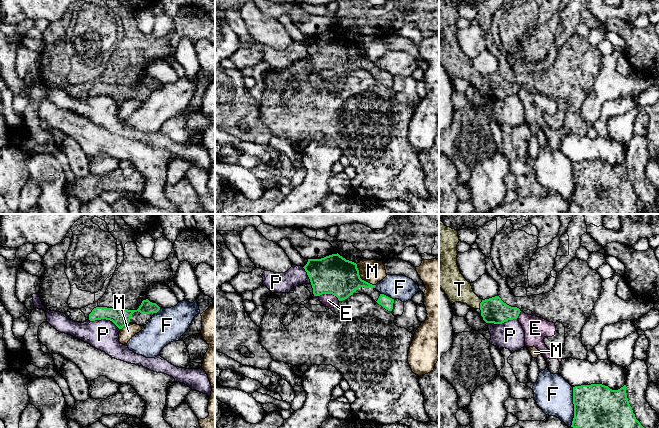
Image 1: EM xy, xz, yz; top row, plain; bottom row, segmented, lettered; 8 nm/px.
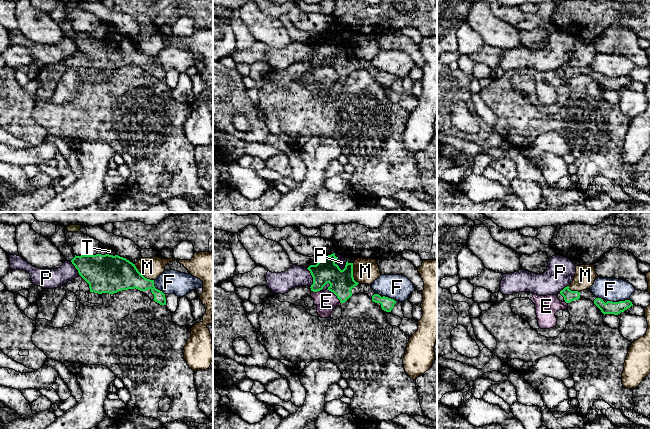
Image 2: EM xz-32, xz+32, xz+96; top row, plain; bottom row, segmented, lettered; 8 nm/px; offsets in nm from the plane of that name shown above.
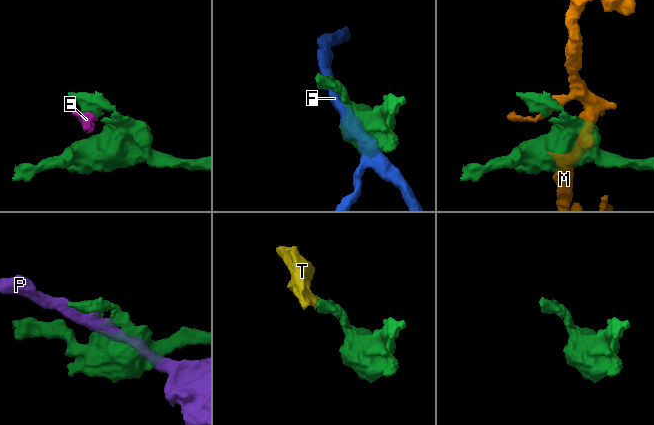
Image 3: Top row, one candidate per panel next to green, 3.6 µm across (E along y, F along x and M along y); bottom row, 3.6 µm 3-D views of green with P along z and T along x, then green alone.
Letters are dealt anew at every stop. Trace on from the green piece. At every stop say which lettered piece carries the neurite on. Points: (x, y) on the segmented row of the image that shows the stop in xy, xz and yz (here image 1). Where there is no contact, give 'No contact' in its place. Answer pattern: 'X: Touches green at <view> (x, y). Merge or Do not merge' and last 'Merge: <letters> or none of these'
E: Touches green at xz (329, 293). Do not merge
F: Touches green at yz (574, 407). Do not merge
M: Touches green at xz (360, 278). Do not merge
P: Touches green at xy (105, 318). Do not merge
T: Touches green at yz (480, 304). Merge
Merge: T

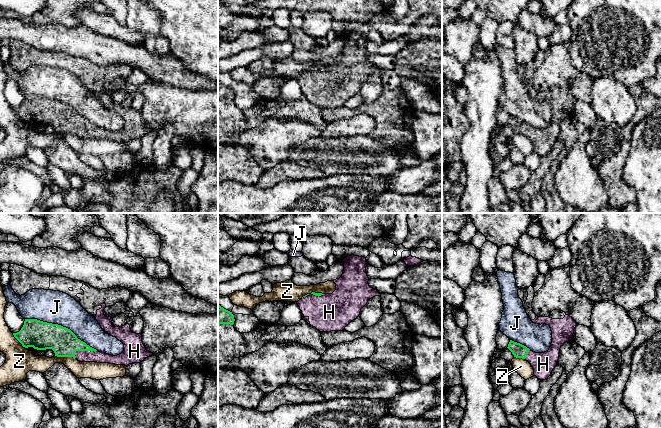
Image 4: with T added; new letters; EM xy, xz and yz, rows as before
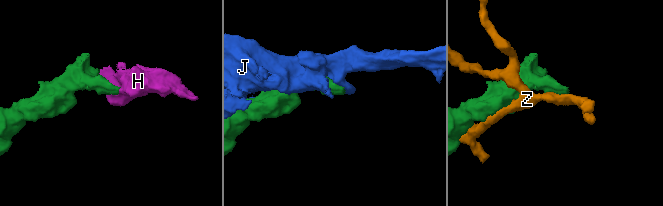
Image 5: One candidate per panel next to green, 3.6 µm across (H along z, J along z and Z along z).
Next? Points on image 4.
H: Touches green at xy (84, 350). Merge
J: Touches green at xy (60, 325). Do not merge
Z: Touches green at xy (65, 356). Do not merge
Merge: H

